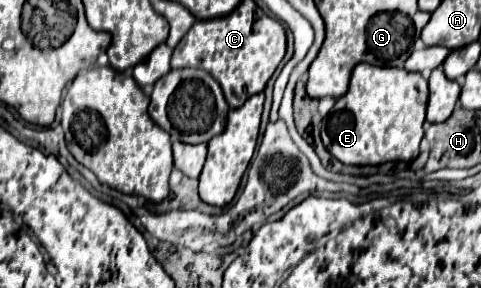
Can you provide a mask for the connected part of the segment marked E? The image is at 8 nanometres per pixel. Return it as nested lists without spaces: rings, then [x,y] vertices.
[[[356,65],[354,71],[352,71],[352,77],[350,77],[350,89],[344,97],[340,97],[334,105],[334,109],[328,113],[326,117],[326,125],[322,127],[322,141],[324,141],[324,147],[344,165],[380,165],[380,163],[386,163],[386,161],[414,161],[420,153],[420,141],[424,137],[424,117],[426,117],[426,103],[428,103],[428,81],[420,75],[420,73],[408,73],[406,69],[398,69],[398,67],[374,67],[374,65]]]

